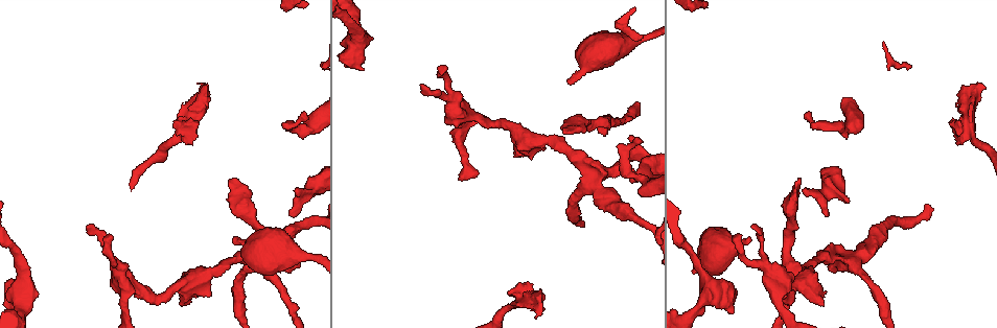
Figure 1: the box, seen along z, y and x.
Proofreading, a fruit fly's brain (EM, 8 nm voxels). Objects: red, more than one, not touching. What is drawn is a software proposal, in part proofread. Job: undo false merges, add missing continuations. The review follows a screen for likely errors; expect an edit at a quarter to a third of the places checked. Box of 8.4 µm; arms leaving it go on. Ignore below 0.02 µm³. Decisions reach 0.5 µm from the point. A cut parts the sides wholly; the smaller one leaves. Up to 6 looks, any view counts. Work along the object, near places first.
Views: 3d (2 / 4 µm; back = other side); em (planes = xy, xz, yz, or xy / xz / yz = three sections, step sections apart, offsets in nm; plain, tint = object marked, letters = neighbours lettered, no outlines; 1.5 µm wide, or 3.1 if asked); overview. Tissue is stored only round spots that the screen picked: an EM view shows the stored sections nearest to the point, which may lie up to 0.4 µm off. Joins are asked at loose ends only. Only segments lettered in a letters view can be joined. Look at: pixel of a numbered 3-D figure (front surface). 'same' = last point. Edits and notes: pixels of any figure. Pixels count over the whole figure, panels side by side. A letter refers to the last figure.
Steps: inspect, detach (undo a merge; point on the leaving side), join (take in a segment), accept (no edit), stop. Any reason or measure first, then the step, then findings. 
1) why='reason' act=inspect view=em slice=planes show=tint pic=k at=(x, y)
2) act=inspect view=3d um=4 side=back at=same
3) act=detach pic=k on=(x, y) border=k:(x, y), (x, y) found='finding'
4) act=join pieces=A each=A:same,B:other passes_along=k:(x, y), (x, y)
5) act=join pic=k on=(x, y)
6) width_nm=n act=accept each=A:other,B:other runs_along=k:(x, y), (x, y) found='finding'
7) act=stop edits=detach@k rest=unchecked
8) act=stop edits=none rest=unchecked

act=inspect view=3d um=2 pic=1 at=(462, 113)

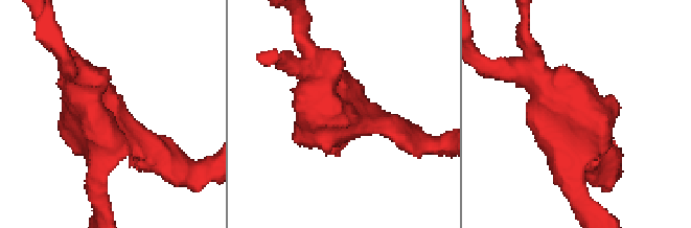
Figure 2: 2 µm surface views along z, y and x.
arms=3 arm_widths_nm=190,220,300 why='need the tissue' act=inspect view=em slice=planes show=tint pic=2 at=(342, 110)

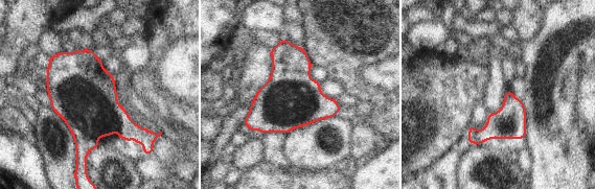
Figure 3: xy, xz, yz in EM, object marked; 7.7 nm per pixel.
why='see the neighbours' act=inspect view=em slice=planes show=letters at=same

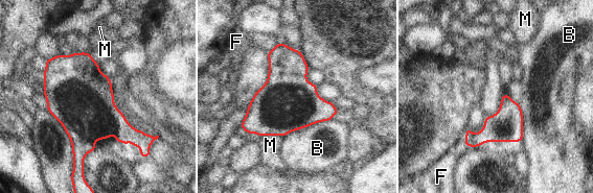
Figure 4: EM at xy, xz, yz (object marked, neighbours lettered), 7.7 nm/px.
act=accept each=B:other,F:other,M:other border=4:(331, 119), (297, 128), (283, 137) found='all the same neuron'

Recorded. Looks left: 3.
why='free end' act=inspect view=3d um=4 pic=1 at=(744, 240)

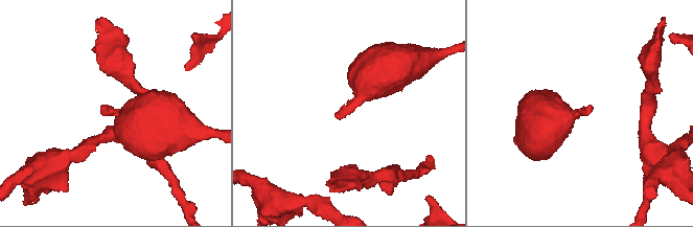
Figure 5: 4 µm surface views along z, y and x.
act=inspect view=em slice=xz step=8 show=plain pic=5 at=(588, 108)

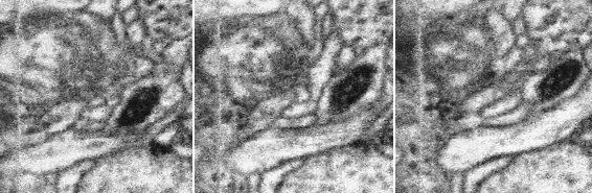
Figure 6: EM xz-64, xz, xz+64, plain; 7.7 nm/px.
act=inspect view=em slice=xz step=8 show=letters at=same

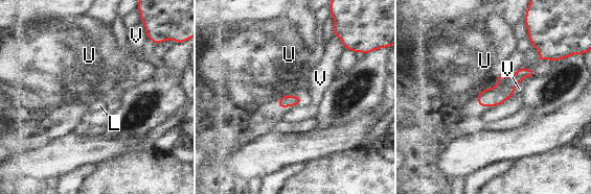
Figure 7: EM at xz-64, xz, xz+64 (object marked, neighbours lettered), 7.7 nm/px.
act=accept each=L:other,U:other,V:other found='none of them fits'

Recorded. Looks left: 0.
act=stop edits=none rest=unchecked

